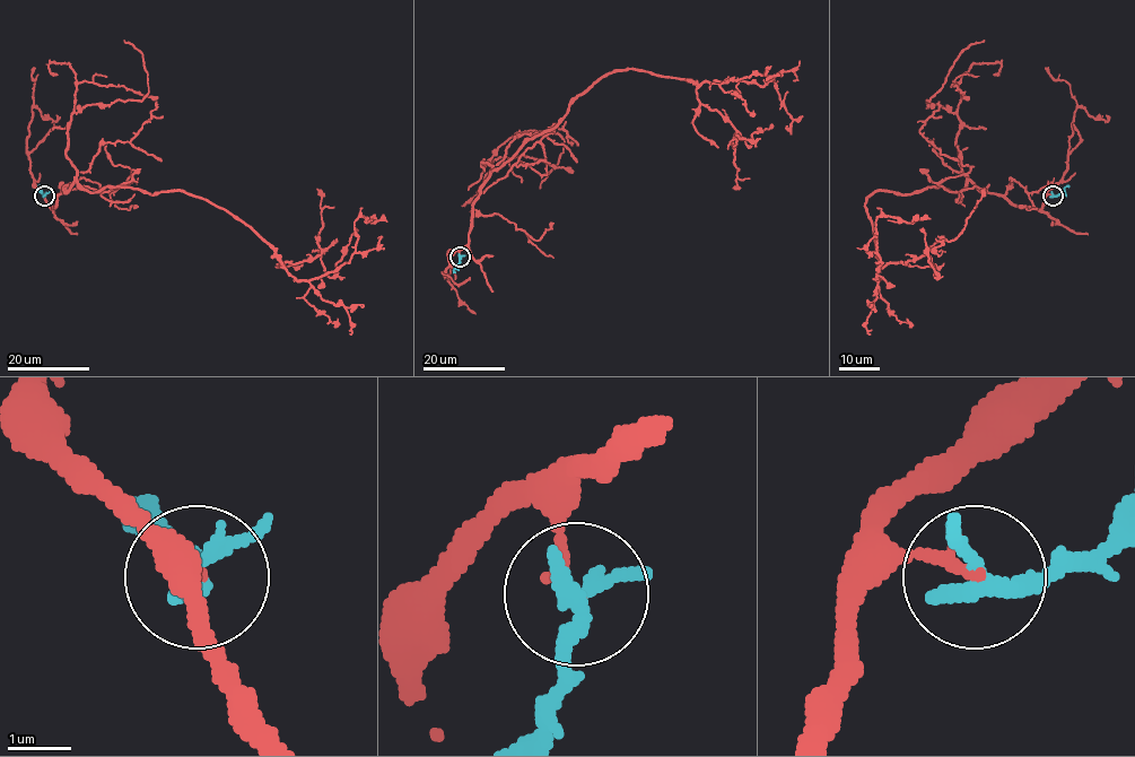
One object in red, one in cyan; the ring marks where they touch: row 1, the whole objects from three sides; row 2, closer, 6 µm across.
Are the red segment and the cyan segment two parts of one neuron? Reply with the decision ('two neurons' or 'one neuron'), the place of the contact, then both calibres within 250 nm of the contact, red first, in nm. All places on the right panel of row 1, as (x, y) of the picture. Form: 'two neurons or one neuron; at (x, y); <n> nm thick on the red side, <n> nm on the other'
two neurons; at (1053, 196); 200 nm thick on the red side, 280 nm on the other

